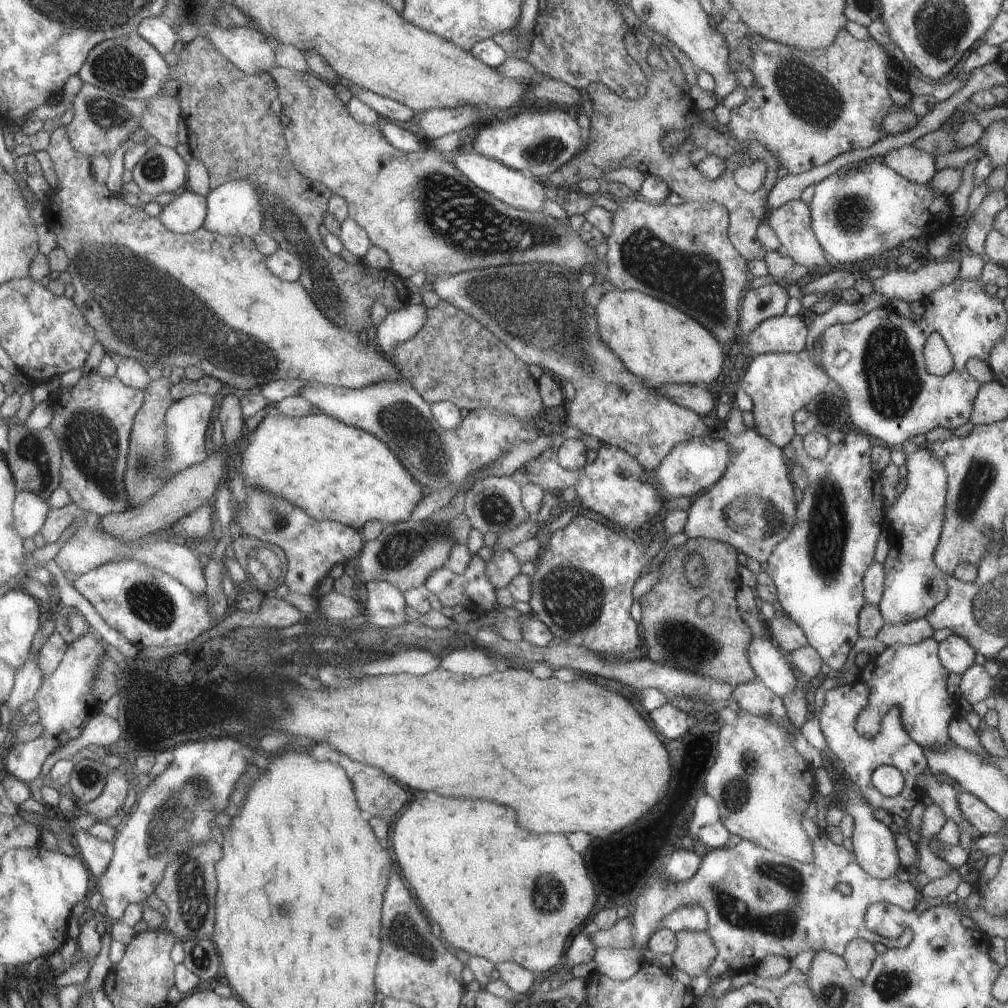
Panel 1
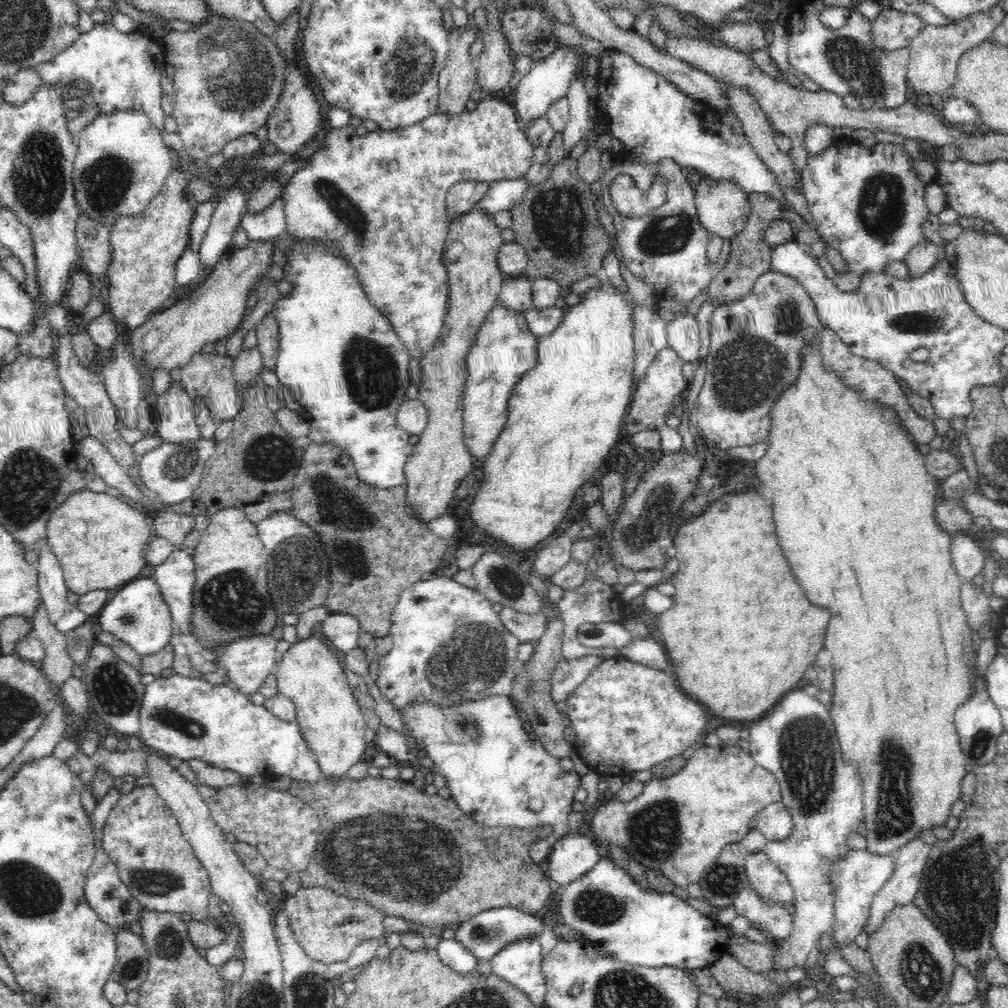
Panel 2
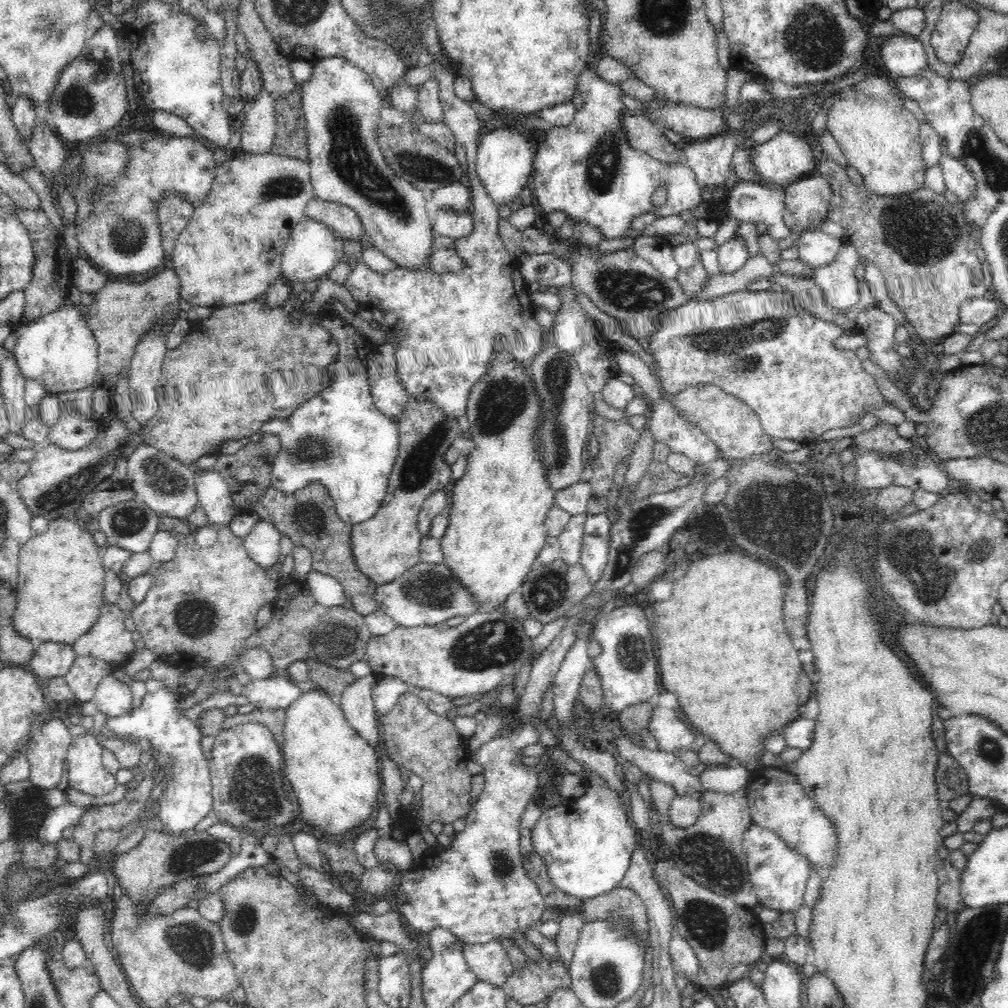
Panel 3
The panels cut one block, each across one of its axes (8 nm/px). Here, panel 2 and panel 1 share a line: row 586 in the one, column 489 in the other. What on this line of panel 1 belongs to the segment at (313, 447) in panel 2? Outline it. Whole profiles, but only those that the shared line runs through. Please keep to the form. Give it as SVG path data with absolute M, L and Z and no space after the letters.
M440 301L436 308L427 308L425 326L410 340L397 344L394 349L394 364L401 370L402 376L426 402L453 402L459 409L476 411L493 408L510 413L520 420L536 419L542 410L541 387L538 376L530 372L530 365L524 363L506 344L499 340L489 329L448 301Z

